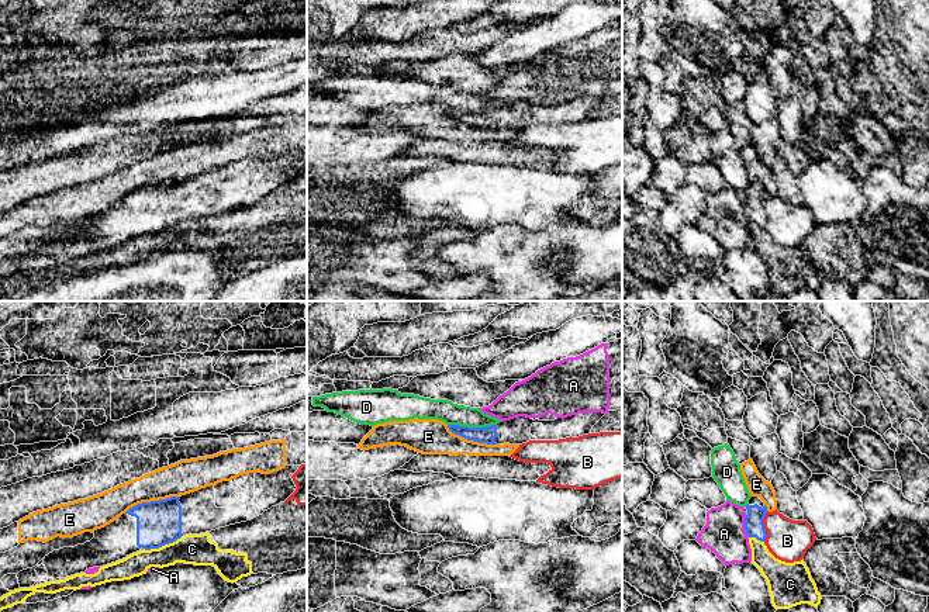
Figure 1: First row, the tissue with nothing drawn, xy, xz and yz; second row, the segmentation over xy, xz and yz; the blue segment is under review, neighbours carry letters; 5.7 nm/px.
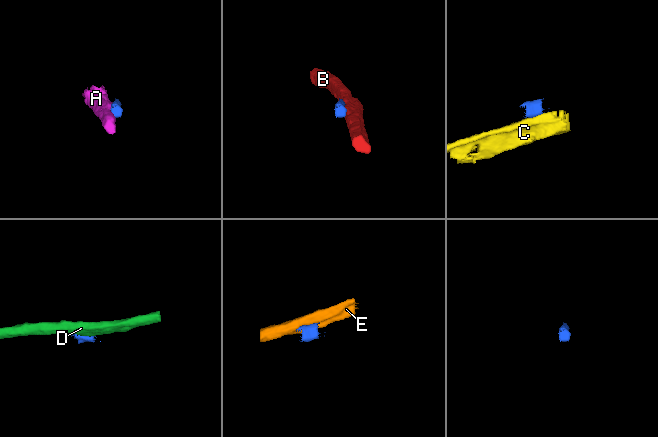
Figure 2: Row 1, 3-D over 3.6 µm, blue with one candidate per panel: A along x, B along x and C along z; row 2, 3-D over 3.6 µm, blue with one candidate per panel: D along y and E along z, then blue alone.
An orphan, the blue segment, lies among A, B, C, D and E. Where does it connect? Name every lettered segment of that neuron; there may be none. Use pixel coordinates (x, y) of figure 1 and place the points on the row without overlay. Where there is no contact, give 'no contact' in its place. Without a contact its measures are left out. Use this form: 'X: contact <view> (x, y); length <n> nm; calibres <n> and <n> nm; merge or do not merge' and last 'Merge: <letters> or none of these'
A: contact yz (745, 211); length 130 nm; calibres 110 and 240 nm; do not merge
B: contact yz (763, 211); length 180 nm; calibres 110 and 240 nm; do not merge
C: contact xy (162, 230); length 240 nm; calibres 260 and 180 nm; do not merge
D: contact xz (472, 113); length 280 nm; calibres 100 and 130 nm; do not merge
E: contact xy (151, 186); length 340 nm; calibres 260 and 190 nm; do not merge
Merge: none of these

